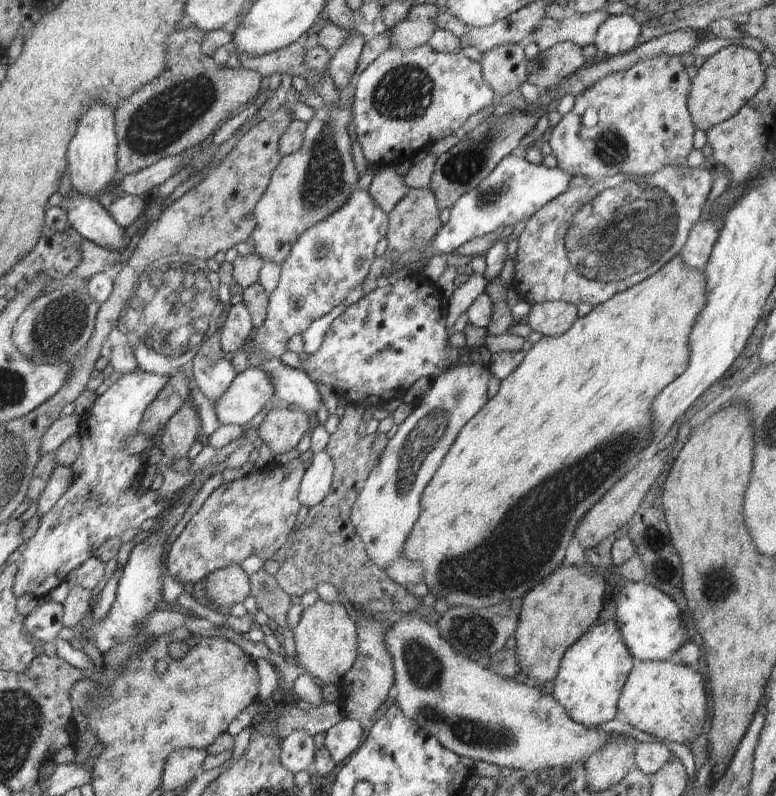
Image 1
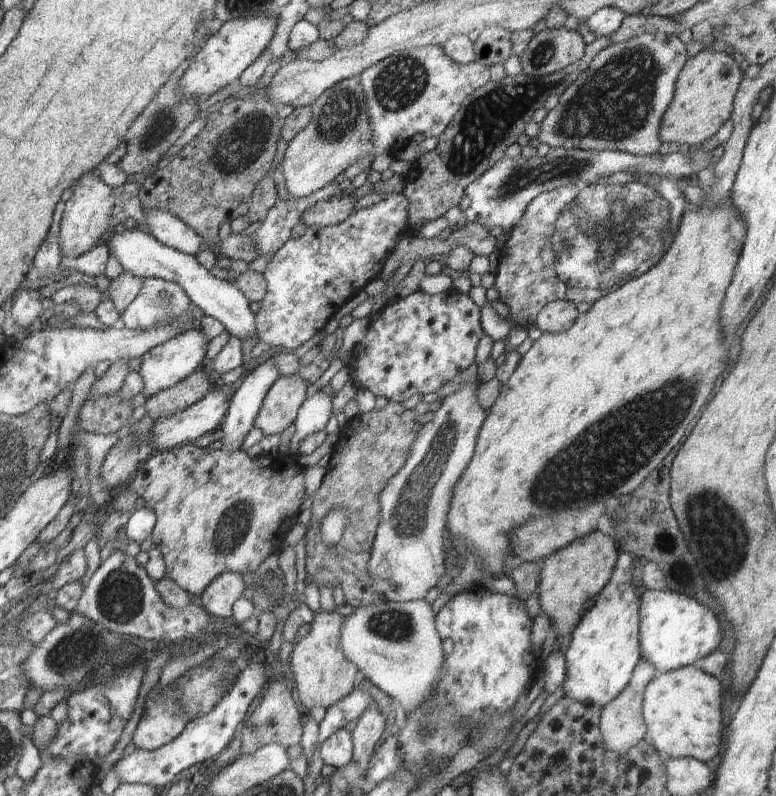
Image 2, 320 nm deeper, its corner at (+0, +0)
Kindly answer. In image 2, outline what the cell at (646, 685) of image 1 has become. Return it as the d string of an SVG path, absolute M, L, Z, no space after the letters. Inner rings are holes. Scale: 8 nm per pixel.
M694 665L657 673L643 692L646 739L663 757L688 757L703 763L710 762L722 752L724 744L726 721L720 711L722 692L719 679Z

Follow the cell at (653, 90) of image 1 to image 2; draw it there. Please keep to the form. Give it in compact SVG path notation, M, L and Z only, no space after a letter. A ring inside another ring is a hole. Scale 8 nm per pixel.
M641 34L621 43L610 43L590 61L586 70L559 96L558 104L539 124L537 138L550 149L622 151L635 155L658 154L662 115L674 98L676 81L688 60L687 46L678 35Z

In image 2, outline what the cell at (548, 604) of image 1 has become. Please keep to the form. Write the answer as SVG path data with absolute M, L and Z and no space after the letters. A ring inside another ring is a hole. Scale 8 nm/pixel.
M596 529L544 559L539 582L539 602L541 609L550 616L559 640L575 629L581 619L580 613L584 610L584 604L608 584L619 553L618 543L613 537Z

